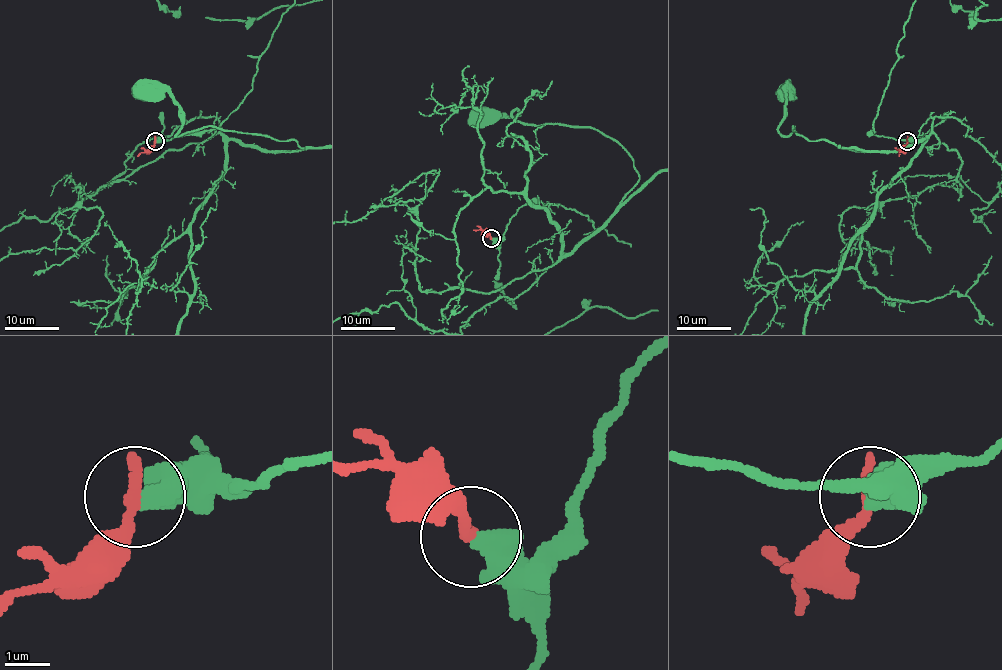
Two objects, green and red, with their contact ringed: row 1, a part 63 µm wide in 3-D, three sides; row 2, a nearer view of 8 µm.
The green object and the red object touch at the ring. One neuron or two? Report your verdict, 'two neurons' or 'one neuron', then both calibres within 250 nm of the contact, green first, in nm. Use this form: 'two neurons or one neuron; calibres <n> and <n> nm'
two neurons; calibres 550 and 320 nm

